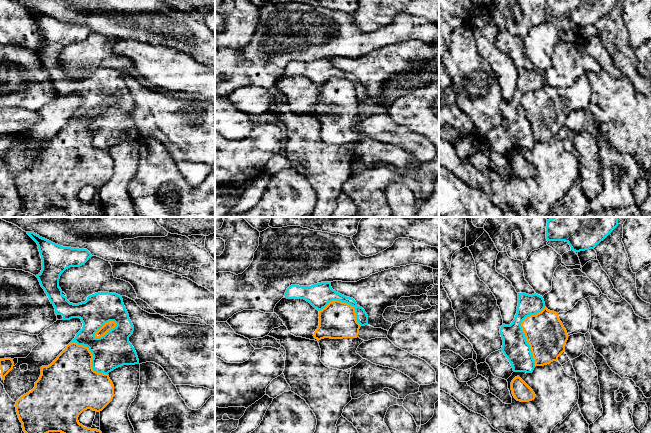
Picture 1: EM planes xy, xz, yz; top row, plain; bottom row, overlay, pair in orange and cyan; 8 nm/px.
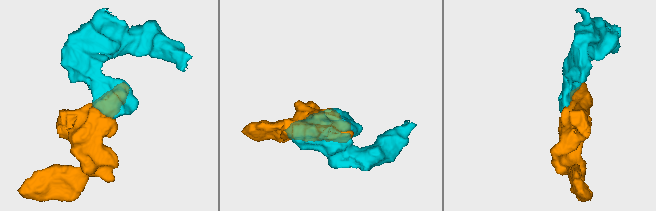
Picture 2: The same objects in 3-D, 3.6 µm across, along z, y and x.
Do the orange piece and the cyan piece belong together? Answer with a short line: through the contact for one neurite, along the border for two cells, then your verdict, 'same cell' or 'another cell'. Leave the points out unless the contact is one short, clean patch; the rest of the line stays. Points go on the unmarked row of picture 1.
another cell

